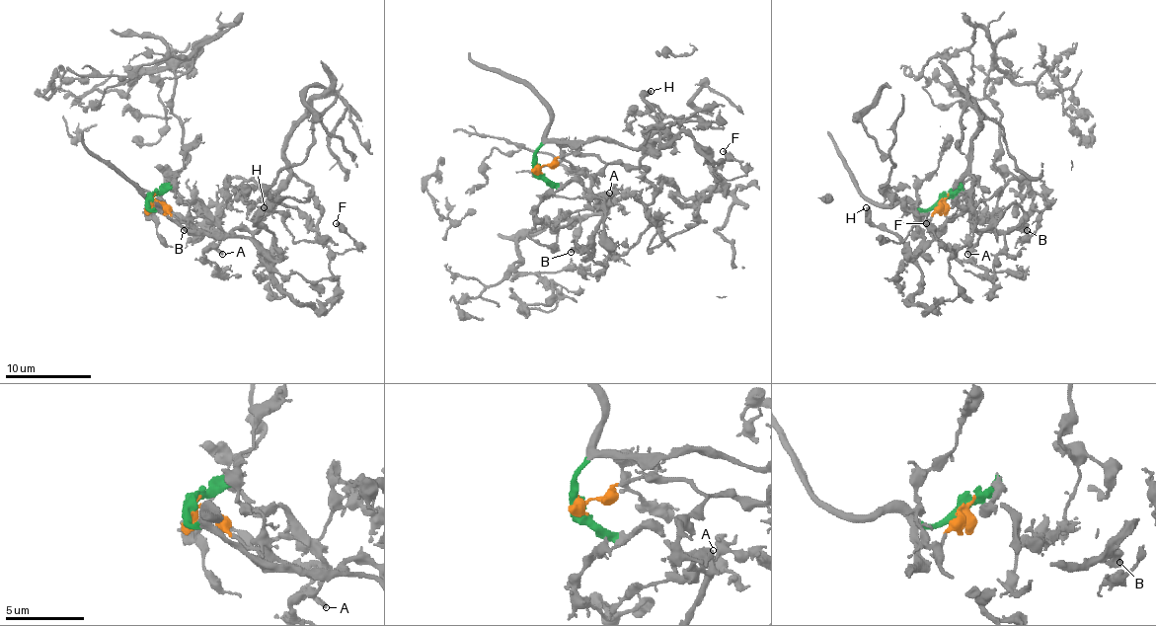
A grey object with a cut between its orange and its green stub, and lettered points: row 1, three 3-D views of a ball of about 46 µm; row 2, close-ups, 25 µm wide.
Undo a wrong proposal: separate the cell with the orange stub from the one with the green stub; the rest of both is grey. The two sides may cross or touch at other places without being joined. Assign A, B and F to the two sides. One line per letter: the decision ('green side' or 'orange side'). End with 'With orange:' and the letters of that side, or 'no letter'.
A: green side
B: green side
F: orange side
With orange: F

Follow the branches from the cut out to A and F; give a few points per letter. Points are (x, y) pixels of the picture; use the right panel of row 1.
A: (944, 198), (959, 190), (957, 202), (963, 200), (969, 206), (969, 221), (977, 232), (975, 243), (967, 254)
F: (944, 200), (929, 219), (937, 237), (959, 213), (957, 190), (973, 179), (973, 237), (955, 254), (926, 224)

